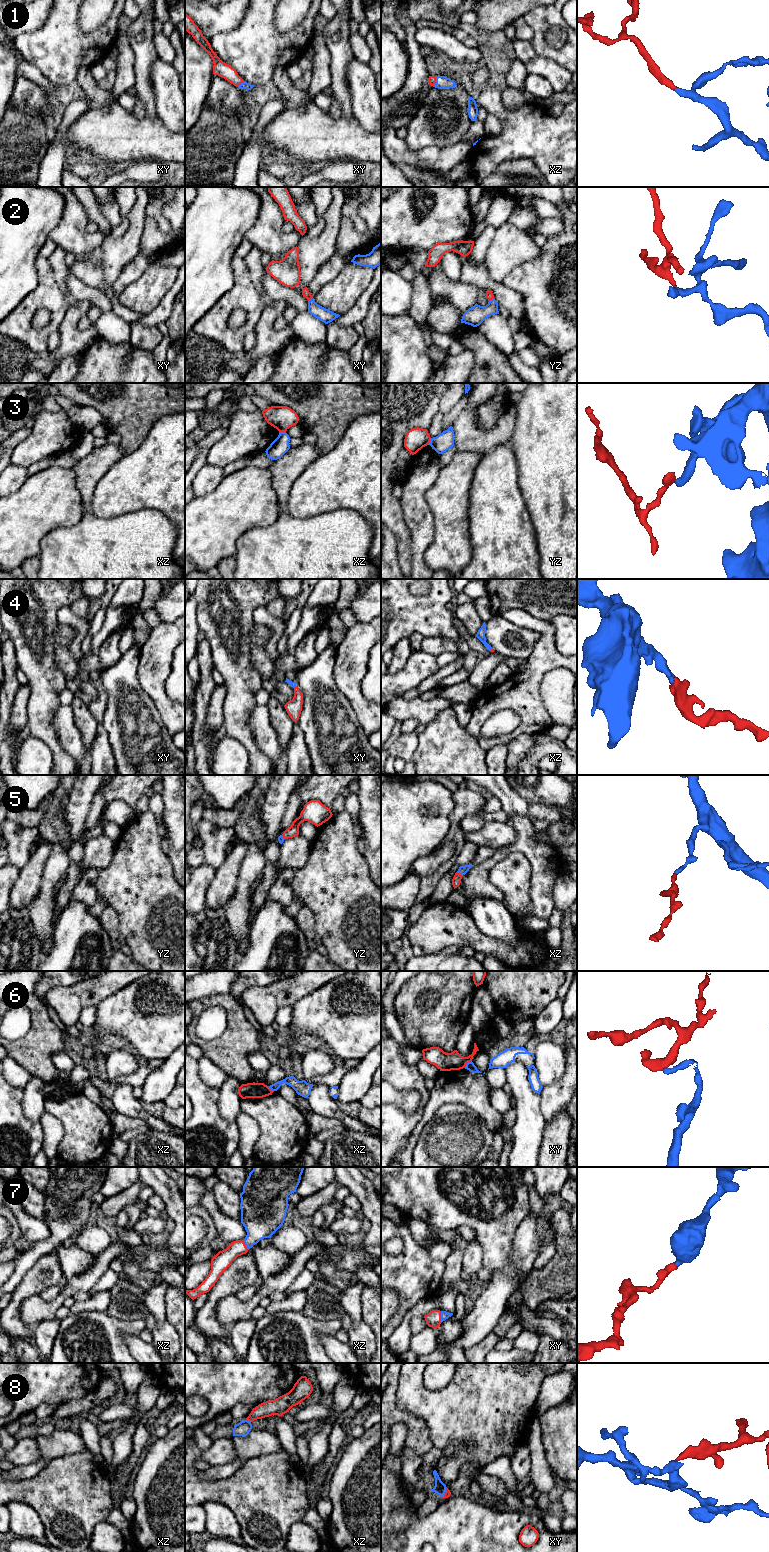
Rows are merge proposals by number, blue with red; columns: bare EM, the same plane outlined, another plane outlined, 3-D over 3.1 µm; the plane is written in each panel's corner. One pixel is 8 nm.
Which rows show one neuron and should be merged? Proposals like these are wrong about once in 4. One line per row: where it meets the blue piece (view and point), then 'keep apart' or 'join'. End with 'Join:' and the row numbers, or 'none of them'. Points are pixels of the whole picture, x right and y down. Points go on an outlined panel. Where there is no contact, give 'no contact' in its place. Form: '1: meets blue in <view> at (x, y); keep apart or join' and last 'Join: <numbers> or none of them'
1: meets blue in xz at (436, 81); join
2: meets blue in xy at (311, 299); join
3: meets blue in xz at (282, 432); keep apart
4: meets blue in xy at (294, 686); join
5: meets blue in xz at (460, 873); join
6: meets blue in xy at (467, 1063); keep apart
7: meets blue in xy at (441, 1317); join
8: meets blue in xz at (247, 1420); join
Join: 1, 2, 4, 5, 7, 8

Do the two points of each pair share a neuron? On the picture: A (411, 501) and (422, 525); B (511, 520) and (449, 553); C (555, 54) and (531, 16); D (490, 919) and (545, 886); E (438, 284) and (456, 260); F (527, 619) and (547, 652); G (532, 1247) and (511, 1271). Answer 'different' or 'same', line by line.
A: same
B: different
C: same
D: different
E: different
F: same
G: same

